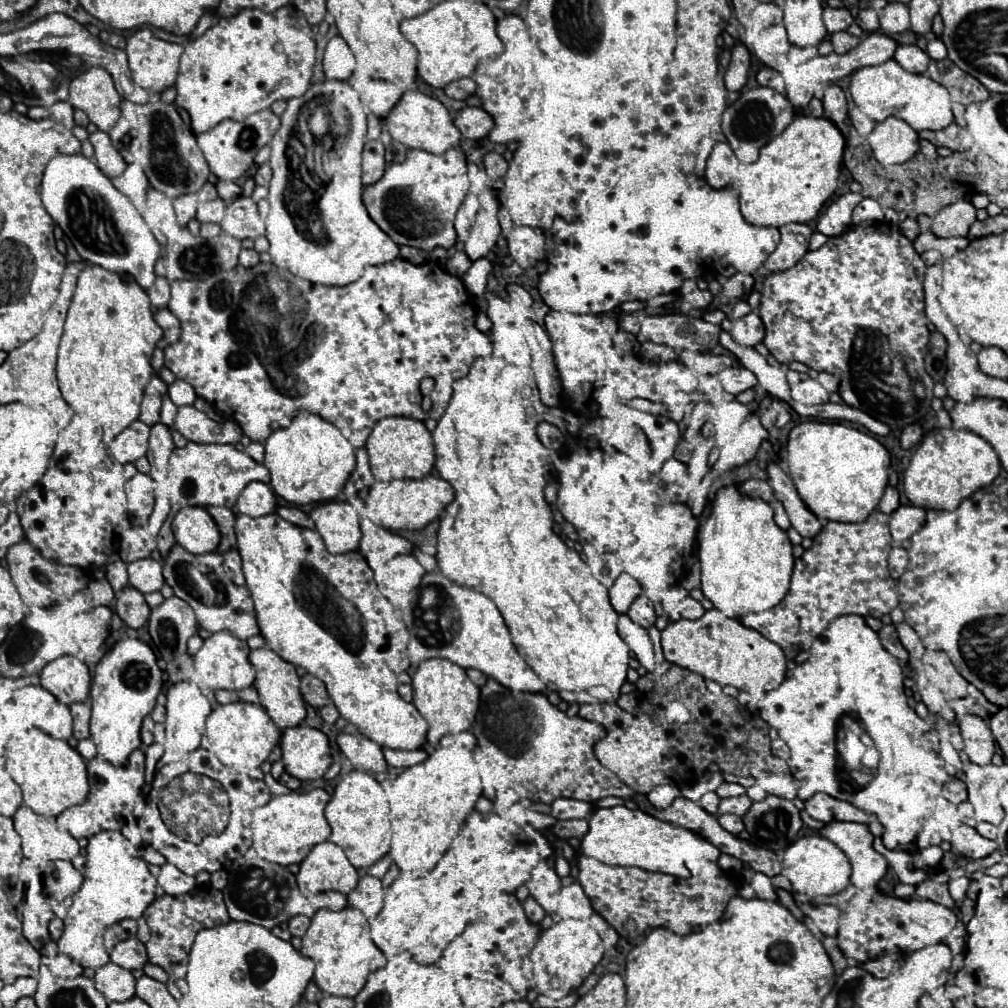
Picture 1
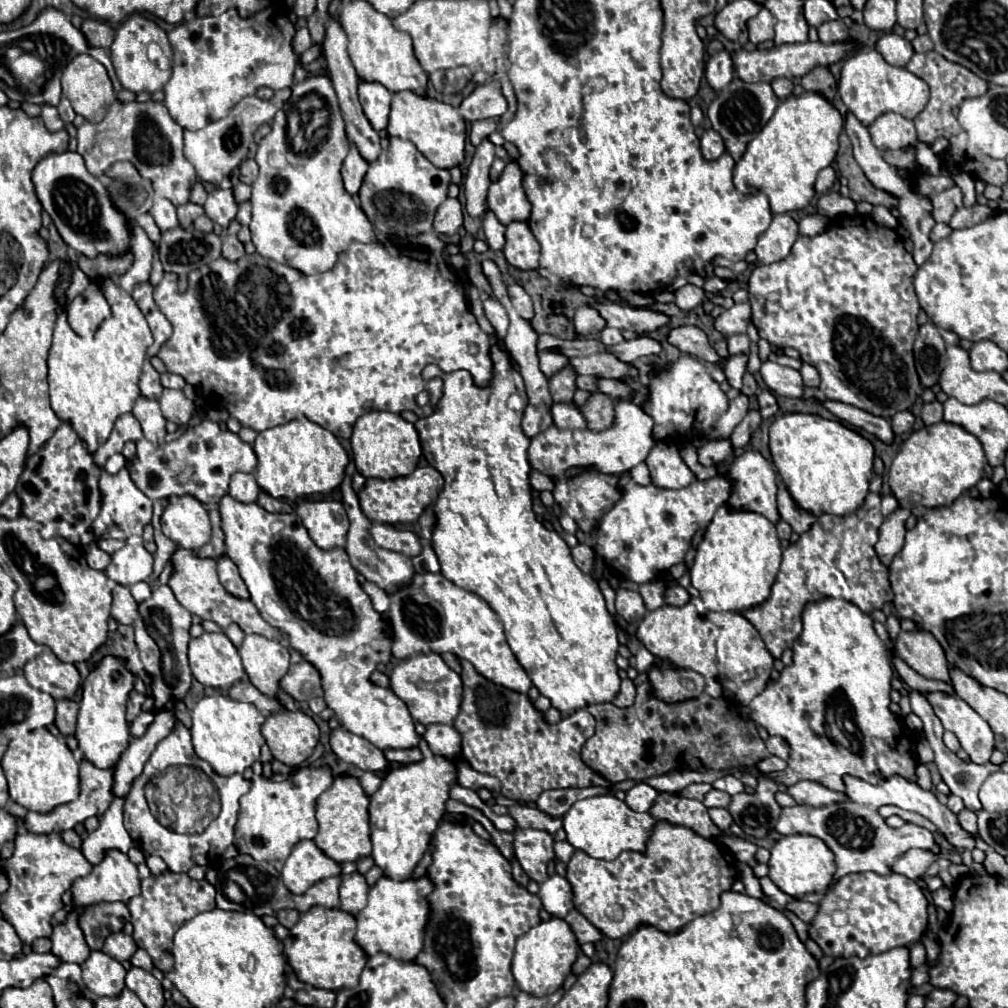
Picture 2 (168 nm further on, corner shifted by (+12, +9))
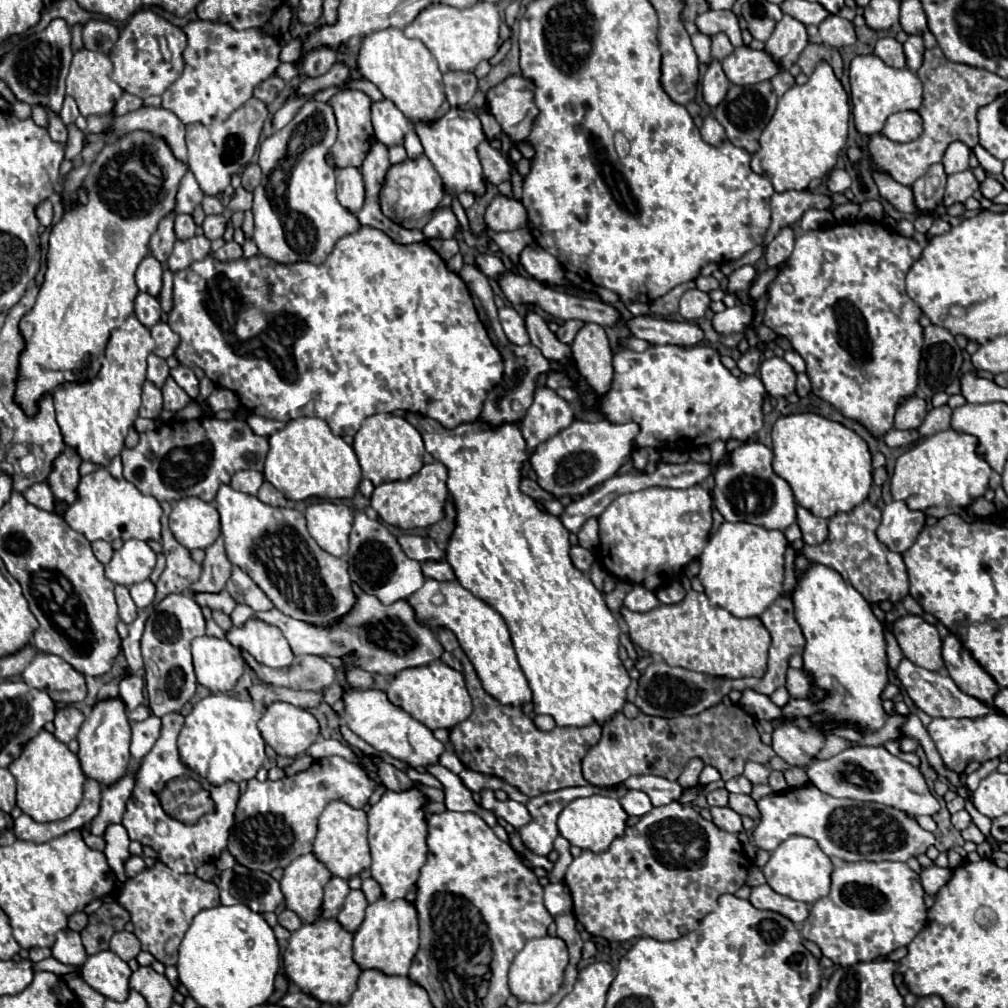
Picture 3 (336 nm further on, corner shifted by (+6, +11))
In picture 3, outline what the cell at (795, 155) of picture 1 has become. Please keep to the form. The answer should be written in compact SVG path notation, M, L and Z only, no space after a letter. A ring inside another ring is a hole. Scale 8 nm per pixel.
M820 61L814 73L808 77L804 85L794 85L788 89L780 99L776 113L772 115L770 123L762 131L760 137L760 151L752 155L752 169L764 177L768 177L778 193L796 189L802 191L808 187L808 183L816 177L824 179L836 165L840 149L846 145L850 121L850 105L848 105L848 93L844 91L840 79L834 75L832 67L826 61Z

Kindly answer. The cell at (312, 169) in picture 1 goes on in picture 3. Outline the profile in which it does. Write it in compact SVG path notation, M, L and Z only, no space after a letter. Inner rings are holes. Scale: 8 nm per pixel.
M308 101L298 115L272 137L264 139L260 145L260 167L262 167L262 183L254 189L254 243L258 245L260 253L278 261L278 263L322 263L330 251L334 249L336 241L344 235L354 233L360 229L356 215L348 213L336 199L336 169L326 163L326 153L336 141L336 119L332 115L332 107L320 101Z

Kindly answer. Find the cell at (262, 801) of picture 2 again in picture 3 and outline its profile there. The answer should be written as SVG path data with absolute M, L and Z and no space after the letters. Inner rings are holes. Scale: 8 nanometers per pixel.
M342 757L318 759L310 765L310 769L296 773L294 777L286 777L286 779L278 779L278 781L264 781L262 783L258 779L250 779L248 789L238 799L234 825L232 825L230 837L228 837L228 851L232 853L236 863L240 863L252 871L270 873L278 867L286 869L296 857L312 851L312 843L314 843L314 837L318 831L318 817L330 801L342 799L348 805L352 805L354 809L362 809L368 803L368 799L376 787L378 787L378 783L374 779L370 779L368 773L360 765L350 763Z

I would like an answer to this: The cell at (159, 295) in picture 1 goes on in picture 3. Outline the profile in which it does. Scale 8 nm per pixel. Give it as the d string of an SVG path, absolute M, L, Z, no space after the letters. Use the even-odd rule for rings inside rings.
M138 293L134 303L136 303L134 315L138 317L138 321L144 327L152 327L160 321L160 303L158 303L156 297L152 297L148 293Z

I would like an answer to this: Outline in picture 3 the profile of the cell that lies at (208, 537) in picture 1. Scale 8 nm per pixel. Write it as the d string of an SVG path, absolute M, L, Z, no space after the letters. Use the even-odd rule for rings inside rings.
M186 497L174 503L170 529L186 549L206 549L220 535L220 515L212 503Z

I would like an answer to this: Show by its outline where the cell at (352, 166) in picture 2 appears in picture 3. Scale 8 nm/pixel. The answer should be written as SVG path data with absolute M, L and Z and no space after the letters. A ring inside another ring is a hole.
M348 167L336 173L336 195L340 205L350 213L358 213L364 205L364 181L360 169Z

